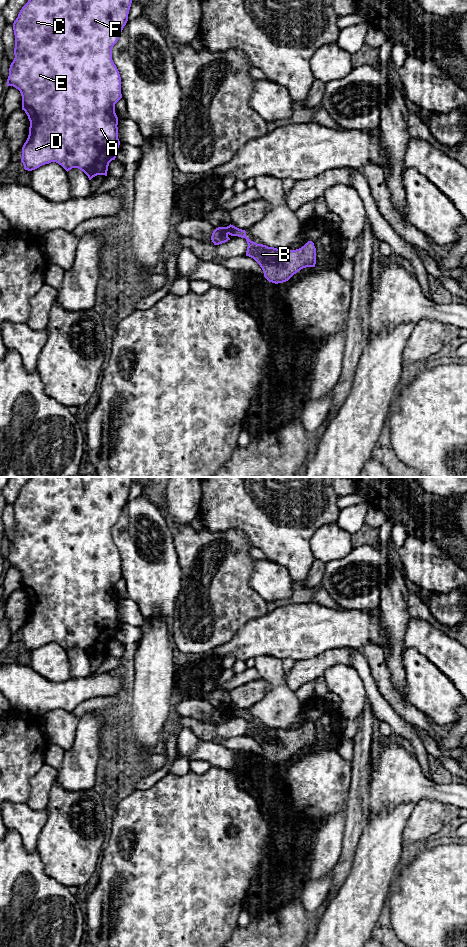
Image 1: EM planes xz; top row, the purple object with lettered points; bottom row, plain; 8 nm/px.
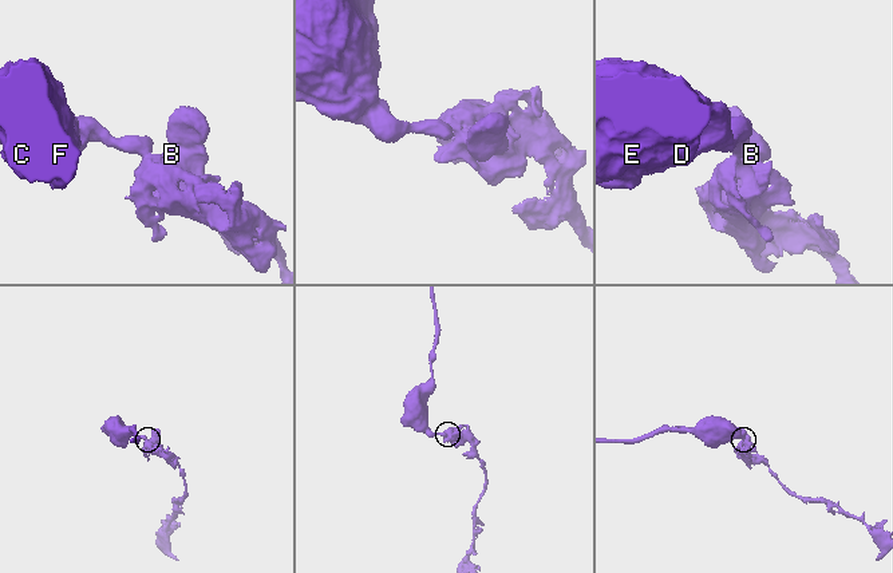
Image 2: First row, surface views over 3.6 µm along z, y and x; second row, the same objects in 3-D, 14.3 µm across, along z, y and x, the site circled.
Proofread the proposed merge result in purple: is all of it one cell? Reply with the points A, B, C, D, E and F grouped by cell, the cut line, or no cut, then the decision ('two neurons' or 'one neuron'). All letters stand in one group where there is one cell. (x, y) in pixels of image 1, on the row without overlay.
groups A C D E F / B; cut xz (224, 707), (227, 714); two neurons

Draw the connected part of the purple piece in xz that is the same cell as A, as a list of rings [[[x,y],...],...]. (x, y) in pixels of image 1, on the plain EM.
[[[31,477],[20,490],[18,497],[13,503],[15,538],[9,548],[7,566],[13,566],[20,571],[22,576],[22,590],[25,591],[30,601],[29,615],[22,627],[21,642],[25,650],[32,651],[42,645],[56,642],[67,652],[72,648],[80,649],[88,656],[89,660],[97,655],[107,656],[109,643],[115,640],[120,625],[115,584],[122,578],[121,557],[112,540],[112,528],[117,523],[128,501],[131,483],[131,477]]]

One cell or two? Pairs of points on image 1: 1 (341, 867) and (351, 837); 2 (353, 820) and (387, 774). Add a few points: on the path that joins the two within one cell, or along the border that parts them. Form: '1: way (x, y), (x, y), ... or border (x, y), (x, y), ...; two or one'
1: way (346, 860), (350, 844); one
2: border (365, 789), (362, 795), (362, 812), (366, 817); two

